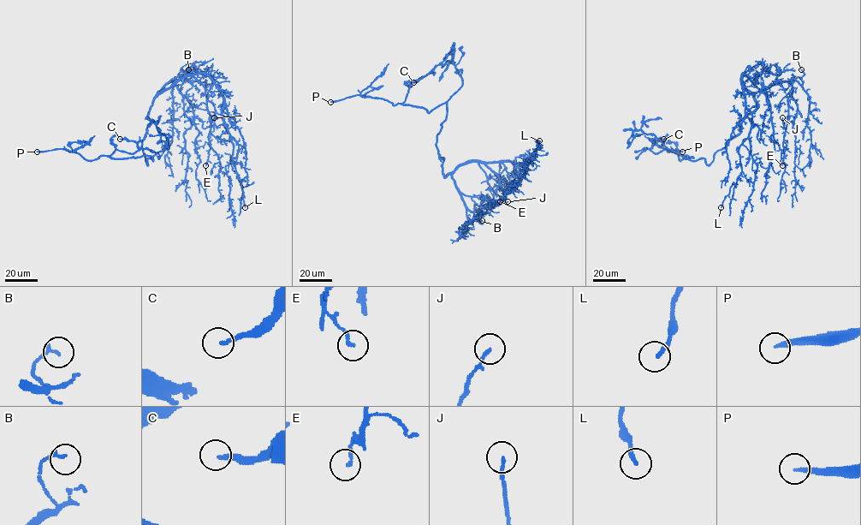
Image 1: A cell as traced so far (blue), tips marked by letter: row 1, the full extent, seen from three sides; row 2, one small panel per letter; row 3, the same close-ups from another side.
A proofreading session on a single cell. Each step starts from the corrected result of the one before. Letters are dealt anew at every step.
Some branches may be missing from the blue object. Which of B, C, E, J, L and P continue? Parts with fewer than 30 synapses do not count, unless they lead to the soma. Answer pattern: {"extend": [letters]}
{"extend": ["P"]}

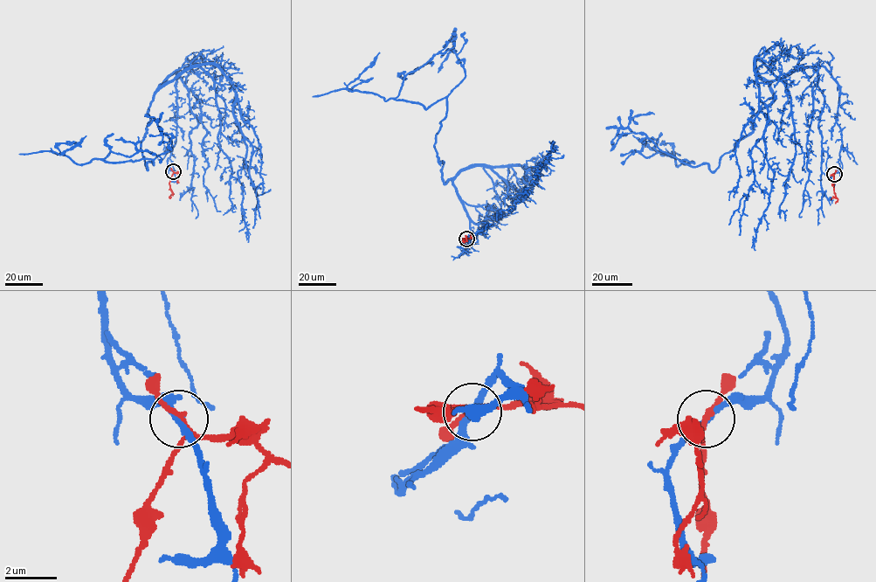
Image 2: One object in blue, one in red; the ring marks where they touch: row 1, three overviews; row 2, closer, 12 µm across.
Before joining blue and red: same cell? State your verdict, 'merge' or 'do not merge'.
merge

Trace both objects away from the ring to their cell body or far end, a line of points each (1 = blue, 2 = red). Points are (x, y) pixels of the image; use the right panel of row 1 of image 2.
1: (834, 174), (839, 86), (822, 65), (775, 79), (752, 131), (712, 171), (676, 166), (632, 135)
2: (834, 174), (833, 191), (838, 199), (835, 203)

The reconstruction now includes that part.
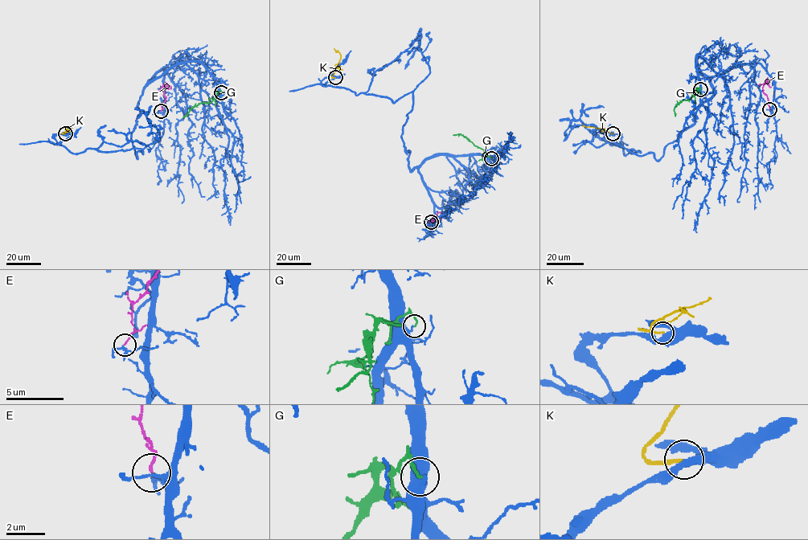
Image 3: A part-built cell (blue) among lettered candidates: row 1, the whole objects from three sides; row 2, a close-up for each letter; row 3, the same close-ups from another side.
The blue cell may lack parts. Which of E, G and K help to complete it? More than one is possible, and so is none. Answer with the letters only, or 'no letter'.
E

